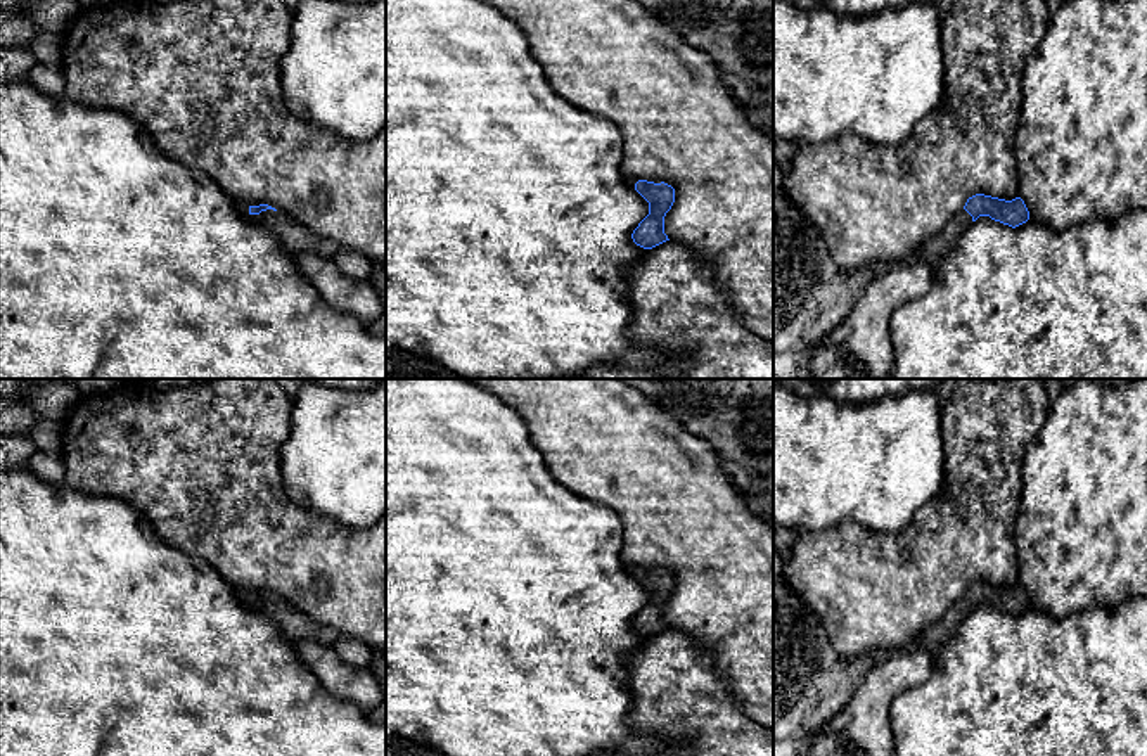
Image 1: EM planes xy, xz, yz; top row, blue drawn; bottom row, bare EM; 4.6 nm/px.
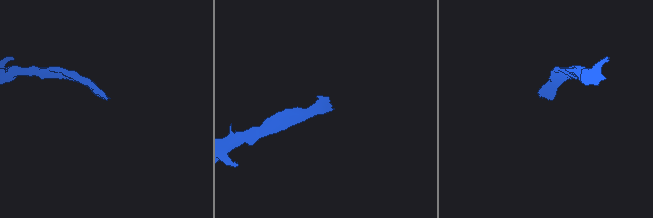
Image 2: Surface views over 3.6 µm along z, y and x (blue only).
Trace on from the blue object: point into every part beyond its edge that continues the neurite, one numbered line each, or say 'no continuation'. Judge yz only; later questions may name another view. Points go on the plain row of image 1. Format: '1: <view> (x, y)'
1: yz (931, 639)

